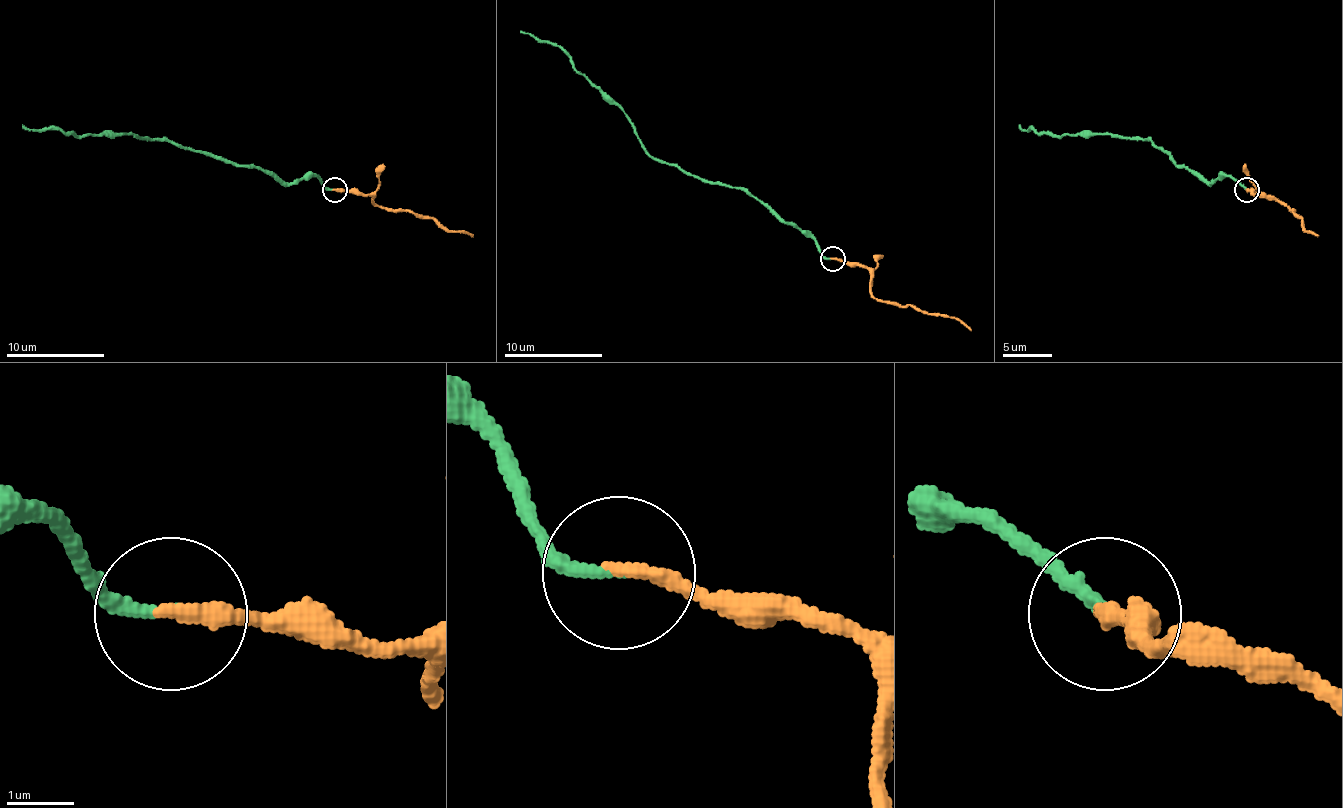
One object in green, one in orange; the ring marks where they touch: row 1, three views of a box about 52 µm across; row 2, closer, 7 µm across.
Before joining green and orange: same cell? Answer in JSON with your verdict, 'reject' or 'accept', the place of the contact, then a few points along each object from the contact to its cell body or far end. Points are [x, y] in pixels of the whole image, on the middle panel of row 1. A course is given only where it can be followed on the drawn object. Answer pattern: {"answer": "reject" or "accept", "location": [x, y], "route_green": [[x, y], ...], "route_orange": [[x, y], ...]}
{"answer": "accept", "location": [832, 259], "route_green": [[832, 259], [743, 190], [686, 176], [657, 161], [632, 121], [556, 45], [538, 42], [521, 30]], "route_orange": [[832, 259], [859, 262], [869, 272], [871, 291], [876, 299], [955, 316], [970, 331]]}

